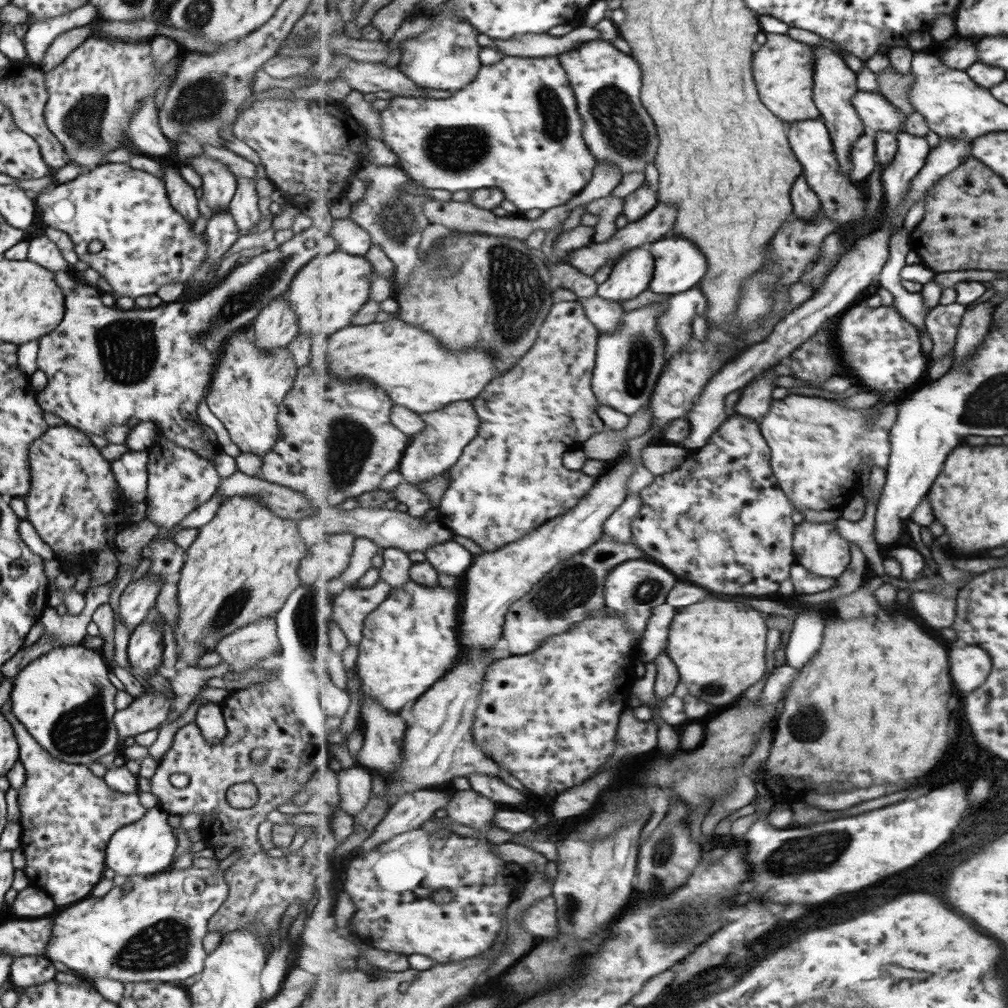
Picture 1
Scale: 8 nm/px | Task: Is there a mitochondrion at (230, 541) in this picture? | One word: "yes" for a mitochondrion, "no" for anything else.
no

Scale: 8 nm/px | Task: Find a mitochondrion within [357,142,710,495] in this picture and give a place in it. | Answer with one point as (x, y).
(517, 291)

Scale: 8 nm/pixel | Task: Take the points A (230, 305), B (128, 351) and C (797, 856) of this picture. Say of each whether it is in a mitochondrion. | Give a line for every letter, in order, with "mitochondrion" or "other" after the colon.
A: mitochondrion
B: mitochondrion
C: mitochondrion

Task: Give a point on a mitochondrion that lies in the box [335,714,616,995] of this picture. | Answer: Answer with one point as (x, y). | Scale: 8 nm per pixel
(571, 904)

